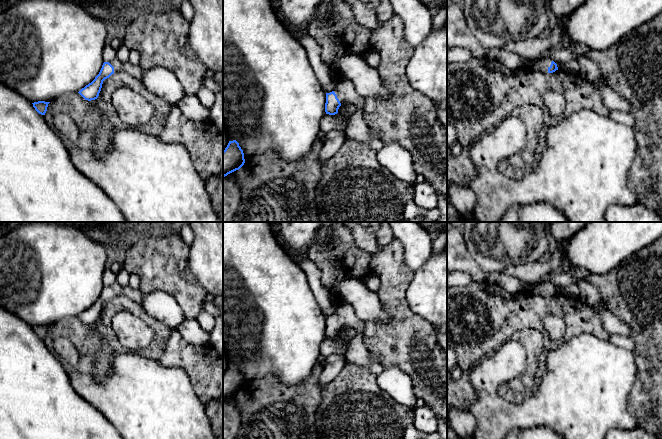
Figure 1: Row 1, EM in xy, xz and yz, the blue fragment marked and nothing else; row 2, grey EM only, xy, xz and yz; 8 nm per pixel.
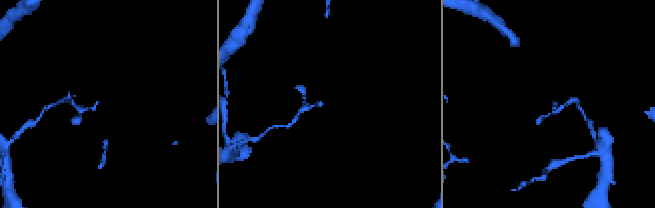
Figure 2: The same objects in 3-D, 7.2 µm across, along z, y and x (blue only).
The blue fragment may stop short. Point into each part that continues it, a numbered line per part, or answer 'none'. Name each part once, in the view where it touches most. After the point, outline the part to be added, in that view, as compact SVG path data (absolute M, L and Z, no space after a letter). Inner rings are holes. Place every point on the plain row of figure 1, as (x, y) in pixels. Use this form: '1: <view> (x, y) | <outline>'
1: yz (539, 288) | M537 281L533 283L531 293L546 298L548 297L548 292L550 291L552 285L553 284L549 282Z

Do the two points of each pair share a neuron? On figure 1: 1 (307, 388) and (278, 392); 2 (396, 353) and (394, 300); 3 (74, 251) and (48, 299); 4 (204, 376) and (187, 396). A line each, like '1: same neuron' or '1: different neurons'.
1: same neuron
2: same neuron
3: same neuron
4: different neurons

